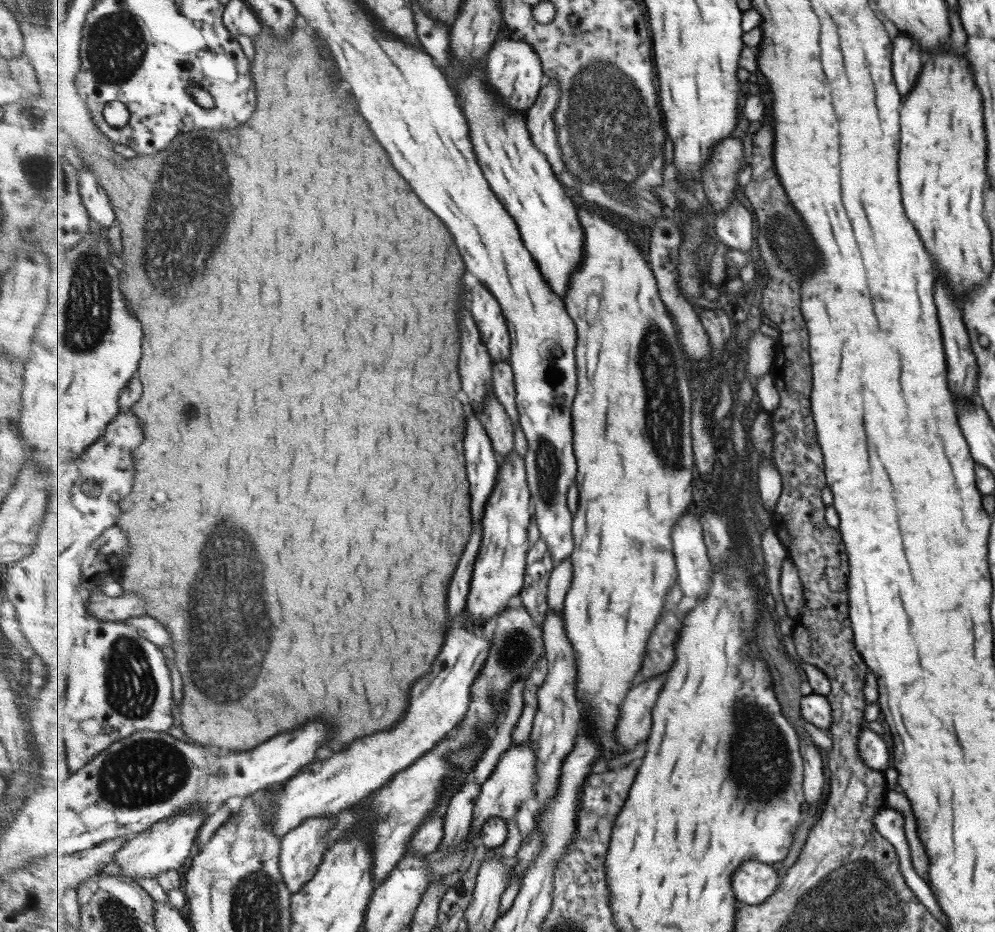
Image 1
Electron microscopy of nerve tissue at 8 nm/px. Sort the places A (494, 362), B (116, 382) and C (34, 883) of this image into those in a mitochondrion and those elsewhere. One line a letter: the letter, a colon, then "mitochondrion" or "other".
A: other
B: other
C: other

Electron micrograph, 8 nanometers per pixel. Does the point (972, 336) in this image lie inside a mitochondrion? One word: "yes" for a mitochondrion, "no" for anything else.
no

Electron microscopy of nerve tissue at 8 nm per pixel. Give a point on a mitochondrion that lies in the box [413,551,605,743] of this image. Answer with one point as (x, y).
(516, 650)

